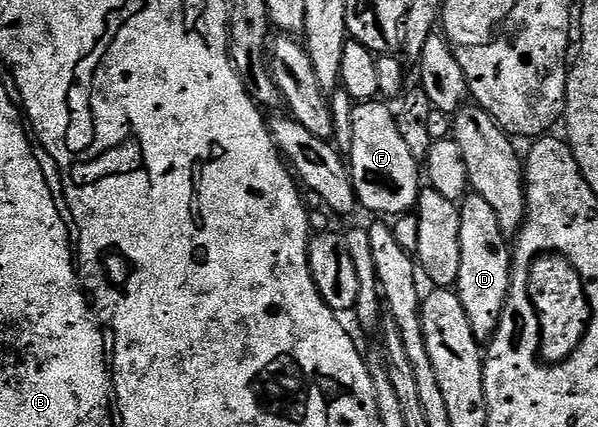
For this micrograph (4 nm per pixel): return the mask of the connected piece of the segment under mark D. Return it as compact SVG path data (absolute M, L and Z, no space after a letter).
M470 193L459 202L459 276L455 292L479 340L493 337L497 319L509 297L511 254L505 251L505 238L495 212L478 194Z

